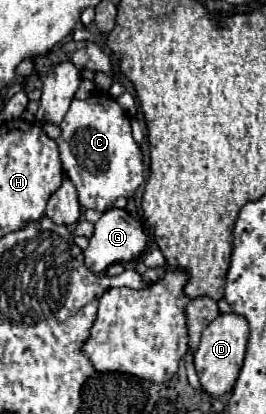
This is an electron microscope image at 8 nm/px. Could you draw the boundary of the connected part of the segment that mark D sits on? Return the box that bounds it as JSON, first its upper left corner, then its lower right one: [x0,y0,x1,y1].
[195,313,249,397]

